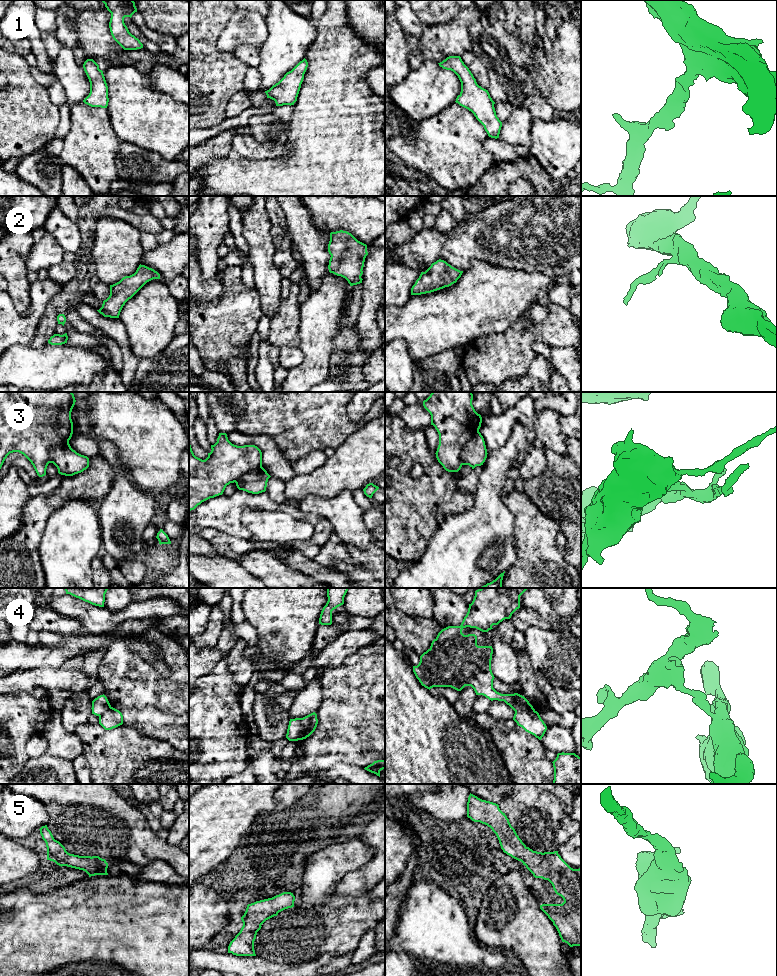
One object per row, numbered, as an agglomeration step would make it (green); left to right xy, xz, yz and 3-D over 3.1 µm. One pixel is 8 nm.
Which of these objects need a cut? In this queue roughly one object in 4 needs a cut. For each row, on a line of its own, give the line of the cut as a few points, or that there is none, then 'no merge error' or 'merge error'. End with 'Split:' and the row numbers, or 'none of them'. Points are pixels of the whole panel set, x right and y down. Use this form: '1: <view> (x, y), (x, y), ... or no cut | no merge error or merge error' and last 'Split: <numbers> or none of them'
1: no cut | no merge error
2: no cut | no merge error
3: yz (478, 431), (462, 449), (462, 464) | merge error
4: xz (302, 718), (300, 739) | merge error
5: no cut | no merge error
Split: 3, 4

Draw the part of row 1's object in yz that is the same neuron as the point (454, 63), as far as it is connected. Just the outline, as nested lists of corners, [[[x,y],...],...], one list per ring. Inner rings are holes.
[[[449,56],[438,64],[443,69],[453,71],[461,82],[461,92],[455,102],[474,114],[484,126],[489,137],[499,138],[502,122],[496,115],[495,102],[490,97],[488,90],[477,84],[461,57]]]

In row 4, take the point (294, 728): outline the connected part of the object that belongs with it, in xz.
[[[302,718],[290,719],[286,738],[289,741],[298,741],[301,740],[301,725]]]

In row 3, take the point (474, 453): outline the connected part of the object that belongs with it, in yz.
[[[476,432],[462,449],[462,463],[474,469],[476,466],[483,465],[487,454],[484,438],[480,432]]]

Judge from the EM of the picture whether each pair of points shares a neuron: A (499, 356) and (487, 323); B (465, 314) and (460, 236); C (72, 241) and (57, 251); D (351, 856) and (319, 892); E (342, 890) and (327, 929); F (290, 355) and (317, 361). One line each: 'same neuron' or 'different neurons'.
A: different neurons
B: different neurons
C: different neurons
D: same neuron
E: different neurons
F: different neurons

